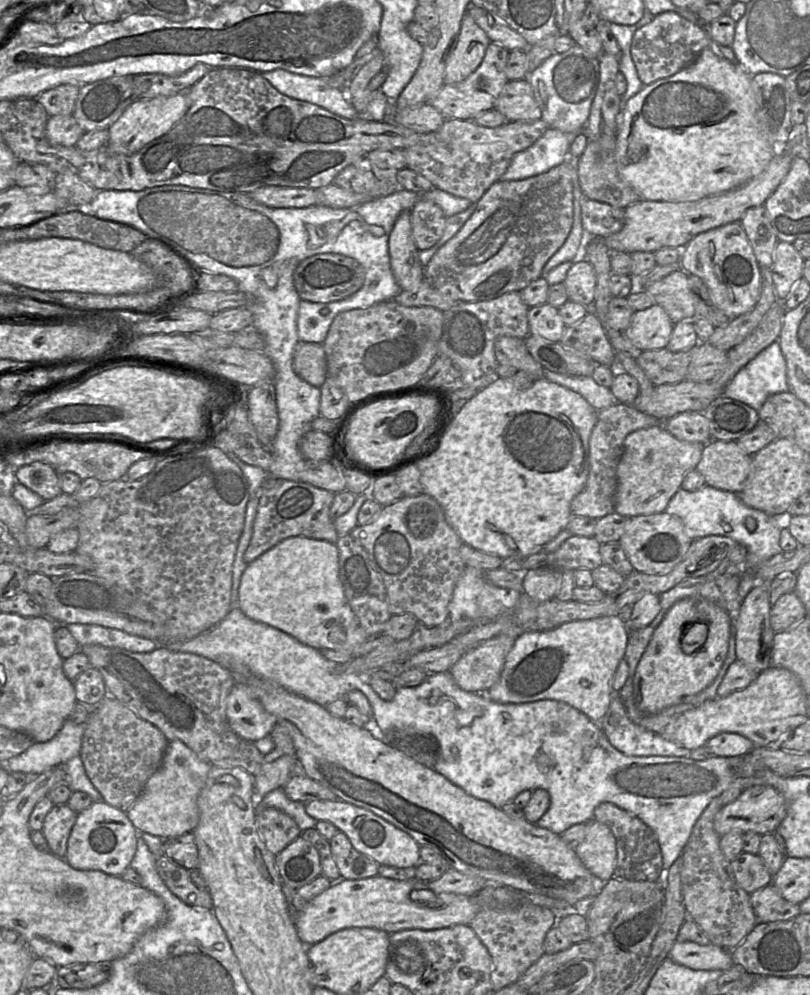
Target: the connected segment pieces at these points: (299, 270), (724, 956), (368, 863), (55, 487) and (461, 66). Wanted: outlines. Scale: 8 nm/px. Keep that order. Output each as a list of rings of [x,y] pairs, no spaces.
[[[317,254],[303,260],[296,267],[293,280],[301,300],[313,303],[330,303],[343,300],[363,285],[365,272],[353,258],[341,254]]]
[[[677,942],[673,944],[669,958],[692,970],[726,971],[734,965],[730,950],[713,944],[699,945],[694,942]]]
[[[342,831],[331,838],[330,845],[342,878],[356,880],[378,875],[380,864],[357,851]]]
[[[33,462],[16,469],[18,483],[23,484],[45,501],[51,500],[62,493],[60,475],[49,464]]]
[[[466,13],[456,45],[446,61],[444,84],[459,83],[472,74],[481,64],[490,43],[485,31]]]

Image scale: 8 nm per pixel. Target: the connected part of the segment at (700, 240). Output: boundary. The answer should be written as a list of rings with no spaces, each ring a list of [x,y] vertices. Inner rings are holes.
[[[735,221],[693,237],[683,248],[681,268],[701,278],[714,304],[730,319],[748,313],[761,292],[761,267],[741,222]]]

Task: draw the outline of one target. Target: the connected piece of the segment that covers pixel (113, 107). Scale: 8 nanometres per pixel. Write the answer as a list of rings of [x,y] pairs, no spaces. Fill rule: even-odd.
[[[117,76],[80,86],[72,113],[84,133],[108,129],[136,99],[133,76]]]

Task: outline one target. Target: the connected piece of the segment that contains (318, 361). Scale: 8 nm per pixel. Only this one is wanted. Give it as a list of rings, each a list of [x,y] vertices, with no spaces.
[[[299,341],[293,353],[293,369],[301,379],[320,388],[327,379],[327,360],[323,346]]]

